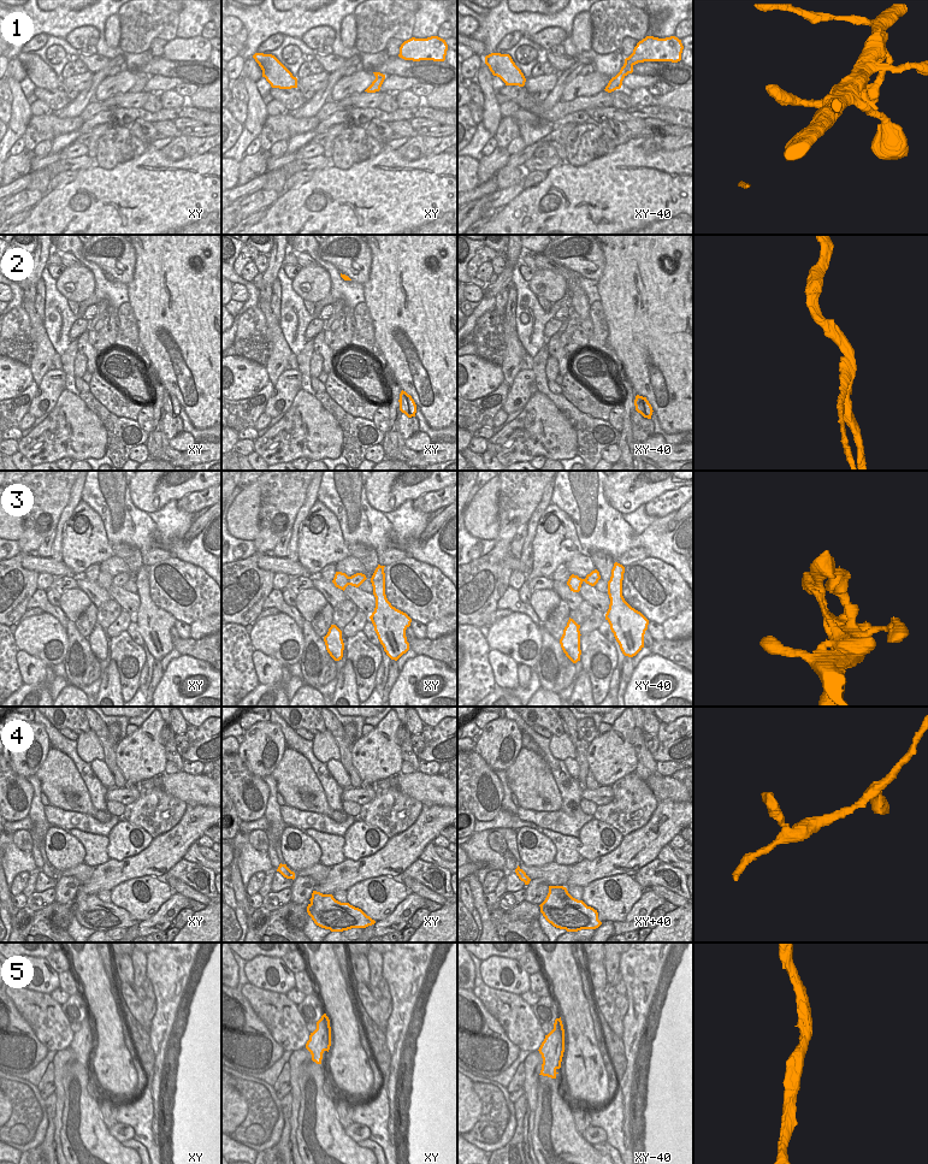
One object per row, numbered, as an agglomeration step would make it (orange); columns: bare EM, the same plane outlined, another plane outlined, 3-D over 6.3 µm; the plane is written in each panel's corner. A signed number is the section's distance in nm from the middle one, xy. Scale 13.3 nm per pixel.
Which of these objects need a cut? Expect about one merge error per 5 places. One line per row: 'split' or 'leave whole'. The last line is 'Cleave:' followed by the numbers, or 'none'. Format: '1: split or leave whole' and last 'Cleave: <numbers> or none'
1: leave whole
2: split
3: leave whole
4: leave whole
5: leave whole
Cleave: 2

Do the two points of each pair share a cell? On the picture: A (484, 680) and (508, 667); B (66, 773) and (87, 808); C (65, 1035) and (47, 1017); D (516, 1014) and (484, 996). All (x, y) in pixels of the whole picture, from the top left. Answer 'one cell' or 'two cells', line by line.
A: two cells
B: one cell
C: one cell
D: one cell

